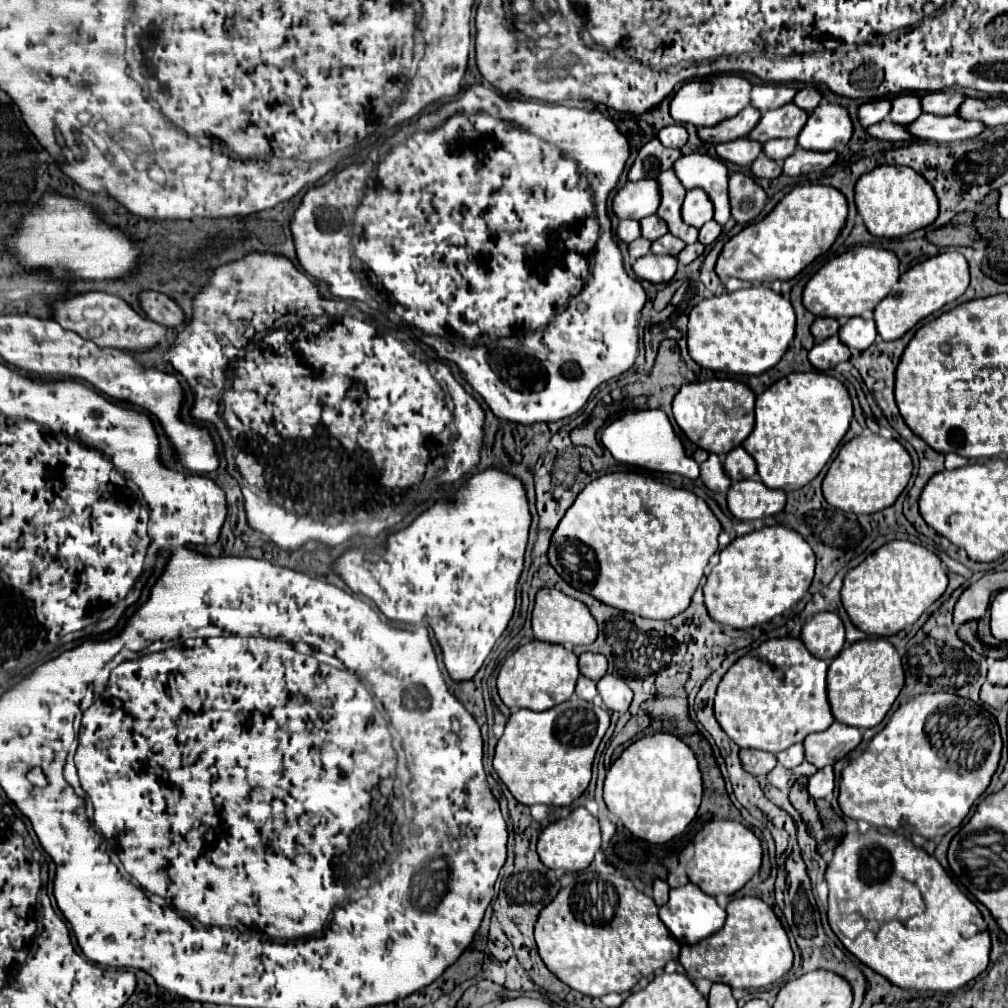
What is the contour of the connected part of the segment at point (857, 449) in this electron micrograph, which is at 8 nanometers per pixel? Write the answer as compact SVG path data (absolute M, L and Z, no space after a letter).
M878 434L874 436L856 436L846 442L834 462L828 468L828 474L822 482L822 492L828 504L854 512L854 514L872 514L884 510L896 502L896 498L906 488L912 476L912 458L906 448L896 440L886 440Z

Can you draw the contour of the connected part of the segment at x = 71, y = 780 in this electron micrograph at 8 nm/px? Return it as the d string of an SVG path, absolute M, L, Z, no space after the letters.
M75 749L70 750L67 758L66 758L66 766L64 766L64 778L66 778L66 782L74 788L74 792L78 794L78 796L82 796L86 802L90 802L90 796L82 790L82 786L80 786L80 780L78 780L78 770L76 770L76 764L74 764L74 755Z

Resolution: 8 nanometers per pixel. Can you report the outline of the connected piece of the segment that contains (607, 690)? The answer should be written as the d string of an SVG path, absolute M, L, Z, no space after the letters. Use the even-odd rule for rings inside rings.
M610 674L598 682L598 692L600 692L604 704L610 710L616 710L620 714L624 714L630 708L630 702L634 696L634 692L630 690L630 686L626 686L626 682L622 682Z

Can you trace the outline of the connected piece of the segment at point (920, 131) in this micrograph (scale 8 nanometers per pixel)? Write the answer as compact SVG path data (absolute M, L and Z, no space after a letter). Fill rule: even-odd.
M922 114L916 122L908 124L910 134L914 134L918 140L930 140L930 142L960 142L980 136L986 130L986 124L982 122L962 122L958 114L952 116L938 116L938 114Z

